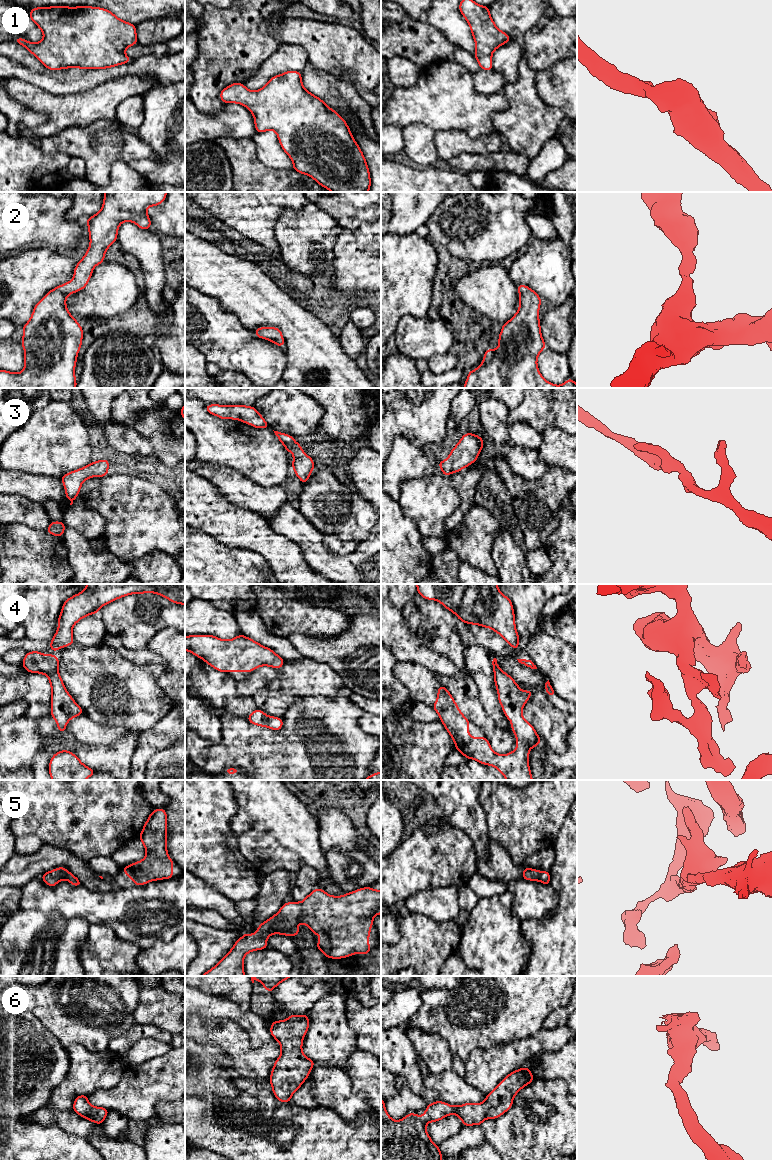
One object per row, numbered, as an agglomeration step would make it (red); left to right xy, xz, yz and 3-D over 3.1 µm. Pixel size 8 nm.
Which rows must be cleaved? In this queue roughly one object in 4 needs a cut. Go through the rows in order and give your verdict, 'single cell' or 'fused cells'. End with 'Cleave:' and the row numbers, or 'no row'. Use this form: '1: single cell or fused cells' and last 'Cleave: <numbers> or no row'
1: single cell
2: single cell
3: single cell
4: single cell
5: single cell
6: single cell
Cleave: no row

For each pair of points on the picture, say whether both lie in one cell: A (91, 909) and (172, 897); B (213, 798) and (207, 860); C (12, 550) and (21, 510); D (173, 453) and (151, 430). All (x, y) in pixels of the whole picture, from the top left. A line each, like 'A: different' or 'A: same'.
A: same
B: same
C: different
D: same

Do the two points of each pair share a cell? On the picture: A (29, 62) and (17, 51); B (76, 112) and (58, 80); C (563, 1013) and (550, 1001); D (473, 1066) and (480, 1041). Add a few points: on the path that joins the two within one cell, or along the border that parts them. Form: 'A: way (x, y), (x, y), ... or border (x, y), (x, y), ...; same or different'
A: way (26, 59), (20, 54); same
B: border (89, 88), (65, 94), (51, 94), (43, 90); different
C: border (566, 1004), (553, 1009), (547, 1015), (542, 1025); different
D: border (501, 1044), (486, 1049), (474, 1049), (464, 1062); different

